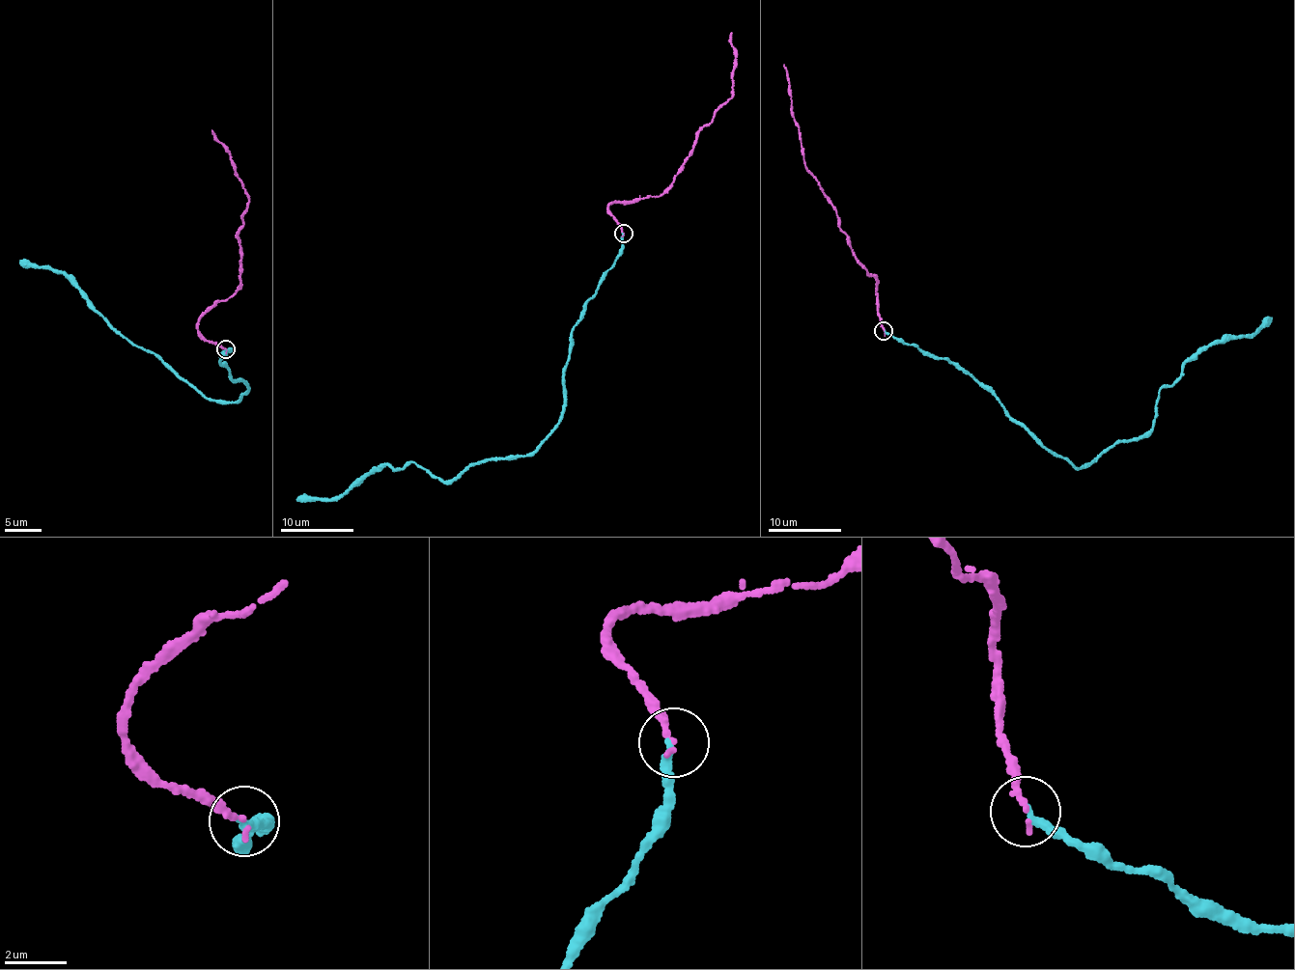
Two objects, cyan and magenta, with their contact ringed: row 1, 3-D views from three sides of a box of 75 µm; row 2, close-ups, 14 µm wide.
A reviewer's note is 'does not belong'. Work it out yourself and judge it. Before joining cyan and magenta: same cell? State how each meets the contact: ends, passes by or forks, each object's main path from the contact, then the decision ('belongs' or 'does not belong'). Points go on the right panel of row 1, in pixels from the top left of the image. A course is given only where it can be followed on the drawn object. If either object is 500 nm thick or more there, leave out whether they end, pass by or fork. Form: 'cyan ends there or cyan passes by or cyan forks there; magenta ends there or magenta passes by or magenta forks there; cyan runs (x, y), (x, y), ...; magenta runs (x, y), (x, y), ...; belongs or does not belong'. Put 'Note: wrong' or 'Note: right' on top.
Note: wrong
cyan ends there; magenta ends there; cyan runs (884, 330), (956, 364), (1080, 468), (1115, 443), (1143, 437), (1162, 387), (1198, 351), (1272, 318); magenta runs (884, 330), (876, 308), (877, 282), (849, 246), (839, 217), (804, 166), (783, 65); belongs

